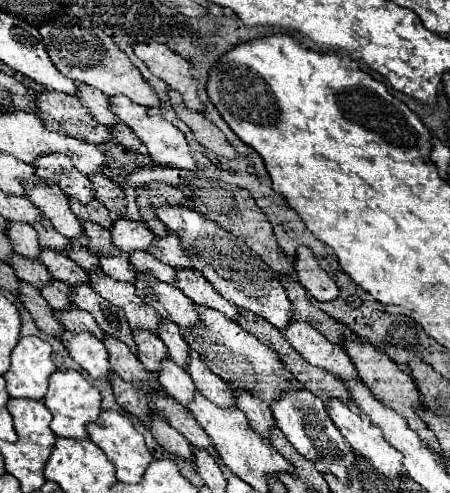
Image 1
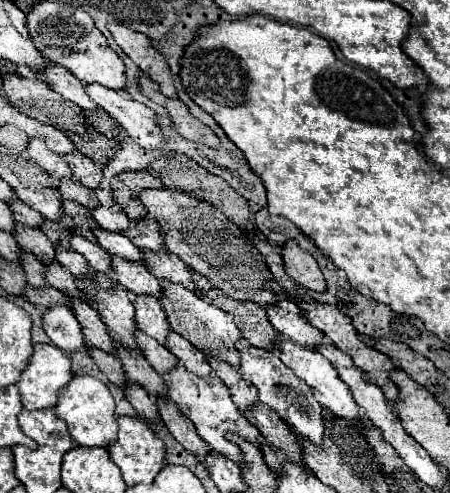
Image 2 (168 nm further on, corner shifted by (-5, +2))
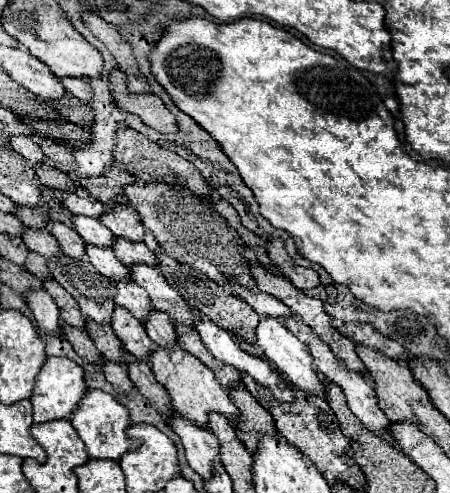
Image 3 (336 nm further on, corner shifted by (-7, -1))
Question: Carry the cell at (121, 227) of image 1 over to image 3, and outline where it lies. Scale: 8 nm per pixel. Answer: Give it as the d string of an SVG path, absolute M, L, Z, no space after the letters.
M76 188L74 192L64 192L62 194L62 204L72 212L72 214L84 214L84 216L92 216L98 218L100 212L104 212L104 204L96 198L92 198L84 188Z

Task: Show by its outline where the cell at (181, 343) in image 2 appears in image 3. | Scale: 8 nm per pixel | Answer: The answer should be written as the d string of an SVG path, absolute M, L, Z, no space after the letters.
M152 310L152 312L148 314L148 320L144 322L144 328L146 328L146 334L150 336L150 340L152 340L154 344L164 346L164 348L178 346L174 326L172 326L170 318L166 316L166 312Z

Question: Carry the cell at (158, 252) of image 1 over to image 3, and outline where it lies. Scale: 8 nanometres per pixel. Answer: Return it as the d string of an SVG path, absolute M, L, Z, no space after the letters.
M114 204L112 208L106 208L104 214L100 214L100 222L120 238L126 238L132 242L144 240L144 228L132 206Z

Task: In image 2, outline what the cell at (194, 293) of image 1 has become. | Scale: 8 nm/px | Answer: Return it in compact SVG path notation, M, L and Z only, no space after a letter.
M144 251L144 263L158 279L166 279L170 283L180 283L190 291L196 289L196 283L192 281L192 269L188 265L184 265L178 255L170 253L170 251L158 251L158 253Z

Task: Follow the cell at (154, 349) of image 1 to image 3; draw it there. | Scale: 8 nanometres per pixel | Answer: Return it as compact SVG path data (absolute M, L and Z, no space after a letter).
M66 254L54 256L46 262L52 278L72 294L72 298L78 302L80 312L86 318L96 320L98 324L110 324L110 316L114 310L114 294L116 294L116 286L112 280L108 280L106 276L100 276L100 272L96 272L96 268L92 268L92 264L88 264L88 258L82 256L80 260L70 258Z

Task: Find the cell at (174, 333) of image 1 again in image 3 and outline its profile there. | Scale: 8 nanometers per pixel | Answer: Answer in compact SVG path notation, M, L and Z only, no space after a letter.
M120 280L116 284L116 290L118 292L114 296L114 302L118 306L124 306L140 322L144 322L148 318L148 312L152 310L152 302L148 300L148 294L144 292L144 288L140 288L138 284L132 284L132 280Z

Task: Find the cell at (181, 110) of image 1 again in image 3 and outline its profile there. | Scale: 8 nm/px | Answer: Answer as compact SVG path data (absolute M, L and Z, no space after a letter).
M118 68L110 70L108 78L110 78L112 100L120 110L140 116L140 120L146 126L150 126L158 132L164 132L164 134L176 132L174 114L168 112L168 108L162 104L160 98L156 98L154 94L132 94L132 92L128 92L124 74Z

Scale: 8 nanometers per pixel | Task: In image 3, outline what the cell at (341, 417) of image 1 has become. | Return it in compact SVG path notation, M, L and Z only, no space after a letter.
M262 318L256 326L256 344L262 348L262 352L266 354L266 358L270 362L274 362L286 380L290 380L292 384L296 384L300 390L304 392L312 392L316 396L324 394L324 380L320 378L320 374L316 372L314 364L312 364L312 356L308 356L306 344L300 342L286 326L280 318Z

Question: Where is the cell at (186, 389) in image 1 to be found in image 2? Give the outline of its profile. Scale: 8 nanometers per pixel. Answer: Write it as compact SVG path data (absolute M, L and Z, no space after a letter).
M142 331L138 333L138 343L142 345L142 353L148 359L148 363L160 373L166 375L170 373L174 367L178 367L178 359L164 347L158 345L158 341L154 341L152 337L146 337Z

